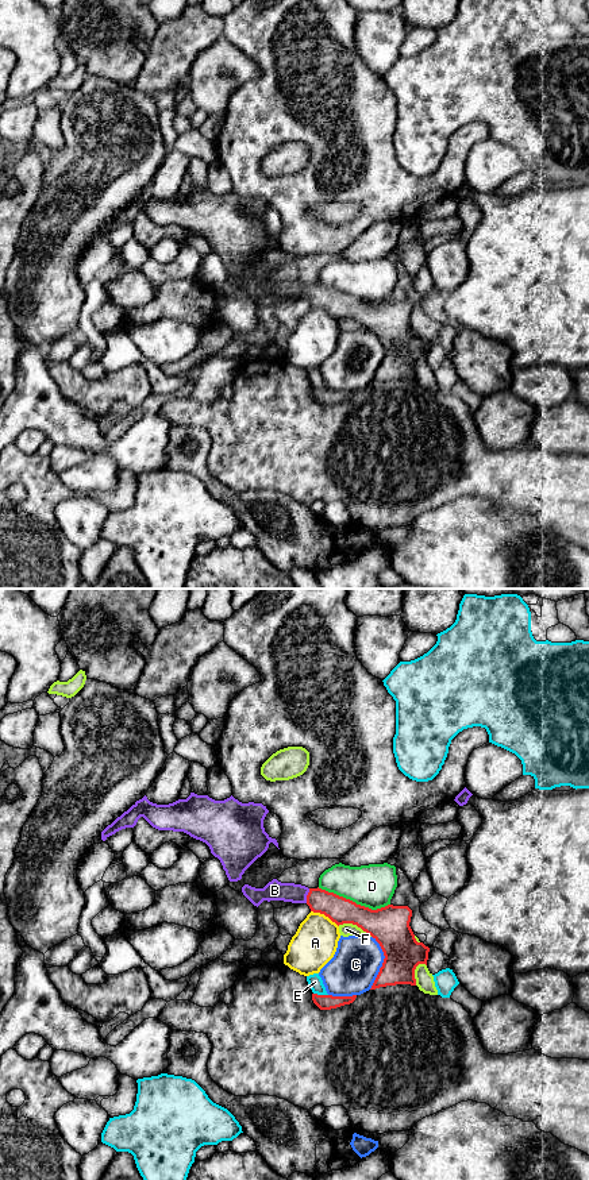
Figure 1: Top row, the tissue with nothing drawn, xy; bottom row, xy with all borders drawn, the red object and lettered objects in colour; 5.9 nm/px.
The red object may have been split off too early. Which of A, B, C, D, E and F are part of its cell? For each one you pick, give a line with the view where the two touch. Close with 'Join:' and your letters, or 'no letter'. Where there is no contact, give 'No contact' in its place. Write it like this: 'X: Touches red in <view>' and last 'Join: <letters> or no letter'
B: Touches red in xy
Join: B

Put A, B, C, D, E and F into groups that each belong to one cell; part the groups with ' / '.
A / B / C / D / E / F

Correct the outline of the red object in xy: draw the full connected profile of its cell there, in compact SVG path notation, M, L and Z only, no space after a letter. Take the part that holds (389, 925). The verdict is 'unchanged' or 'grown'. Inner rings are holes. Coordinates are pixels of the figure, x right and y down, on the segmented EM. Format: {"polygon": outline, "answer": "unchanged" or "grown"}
{"polygon": "M277 879L263 888L249 884L242 887L243 895L254 905L263 901L307 903L313 913L328 917L338 926L353 923L370 934L384 952L384 963L370 990L386 986L416 986L415 969L428 960L430 948L417 942L409 926L412 910L408 906L393 906L372 910L322 888L308 888Z", "answer": "grown"}

